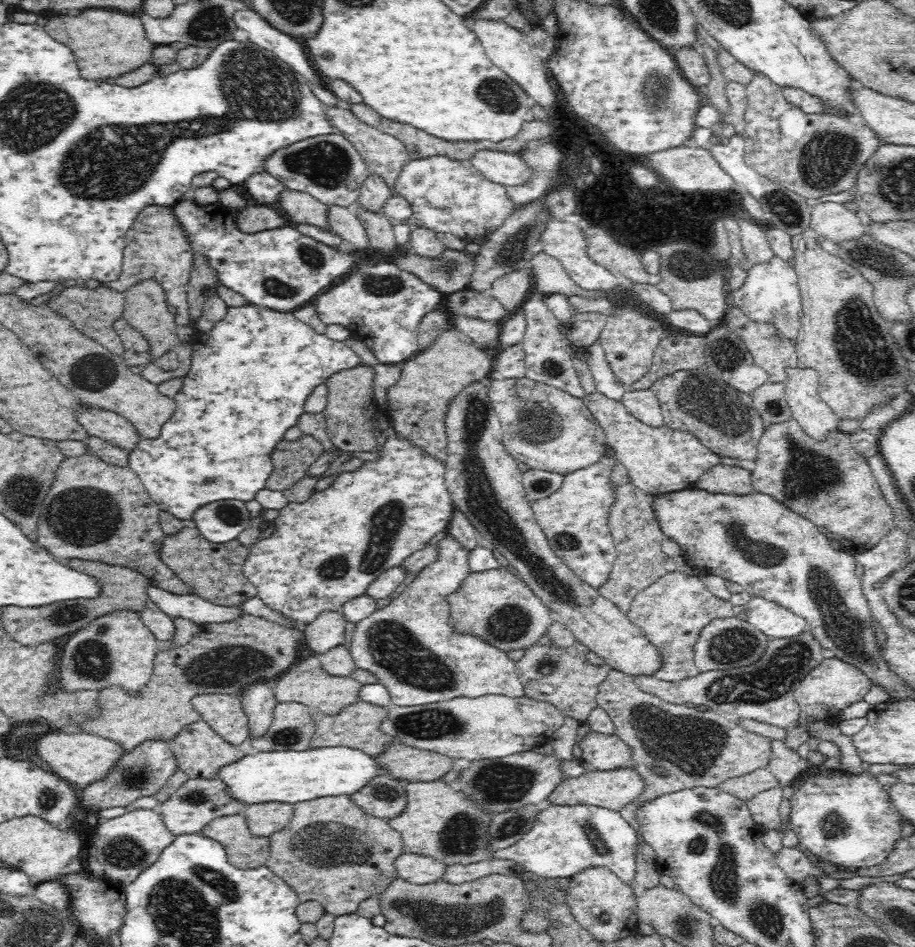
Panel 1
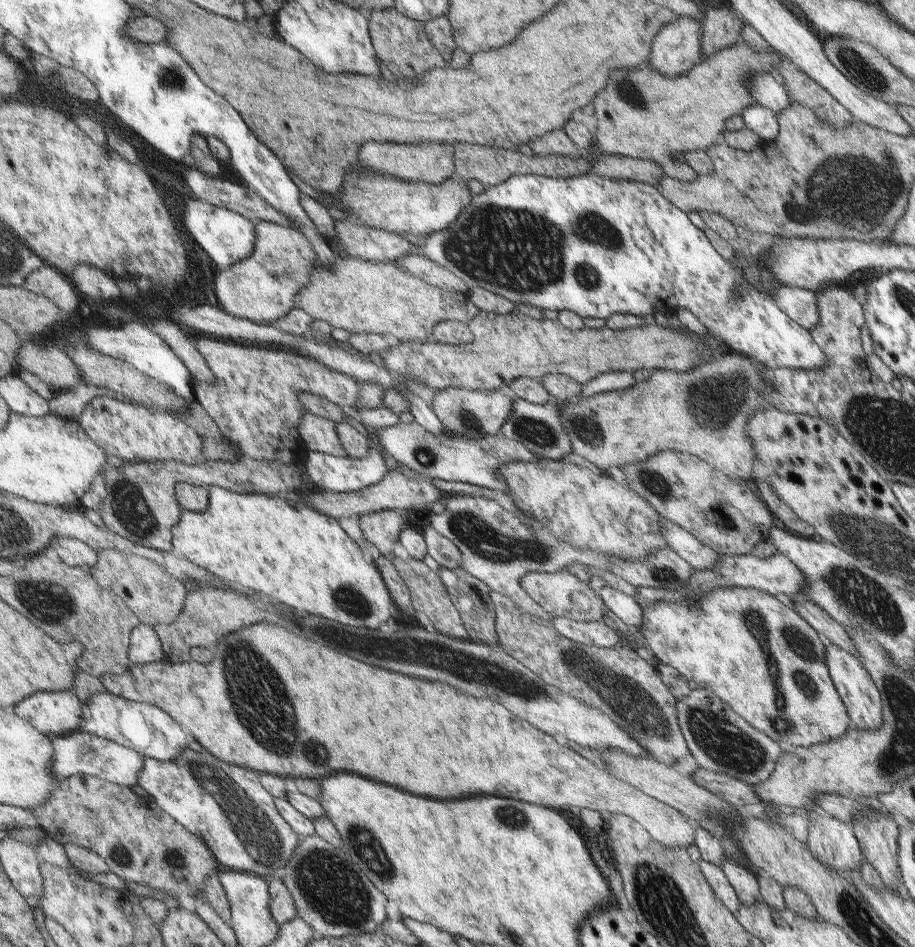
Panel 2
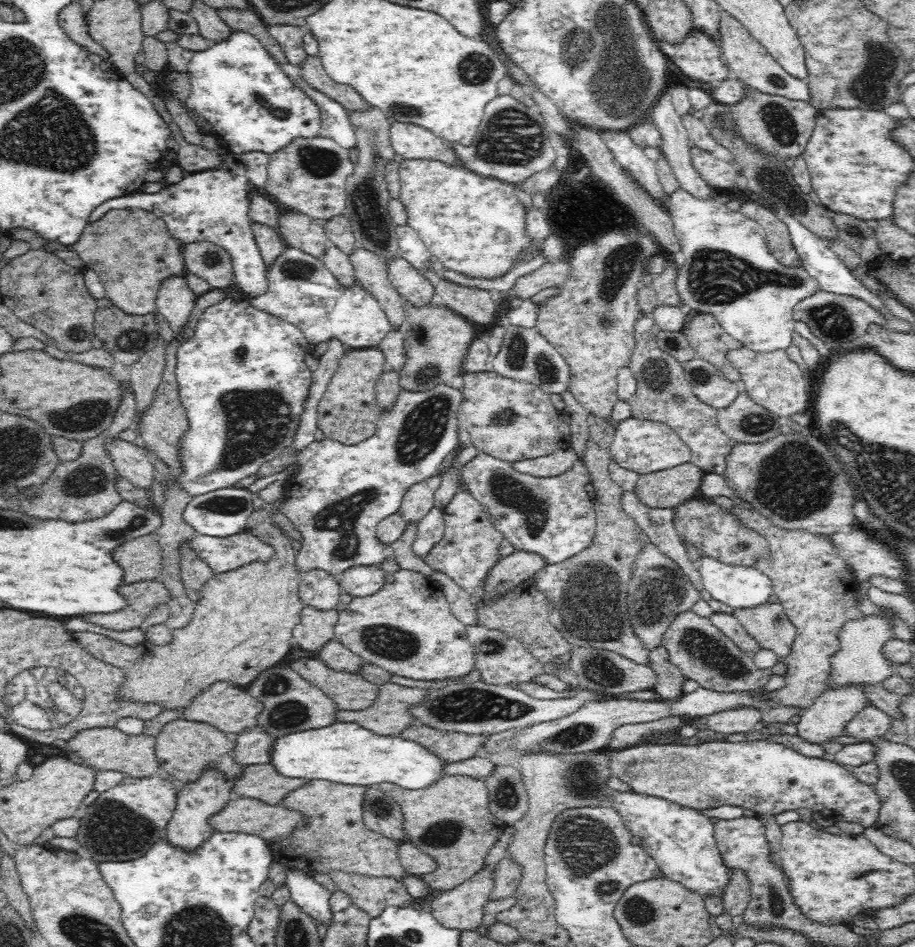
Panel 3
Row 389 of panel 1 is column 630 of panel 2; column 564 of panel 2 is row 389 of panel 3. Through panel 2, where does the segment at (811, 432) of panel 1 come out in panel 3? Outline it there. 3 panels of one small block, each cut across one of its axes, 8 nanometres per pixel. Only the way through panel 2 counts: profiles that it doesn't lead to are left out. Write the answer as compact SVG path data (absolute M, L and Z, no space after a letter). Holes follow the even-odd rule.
M742 346L740 350L730 350L726 358L728 358L728 362L734 364L734 368L738 368L740 380L744 380L744 384L746 384L746 394L758 406L770 410L772 414L778 414L784 422L792 414L798 416L798 412L808 410L810 386L806 384L806 376L798 368L798 364L794 364L788 358L786 350L774 350L770 354L762 354L762 352L754 352L754 350Z

